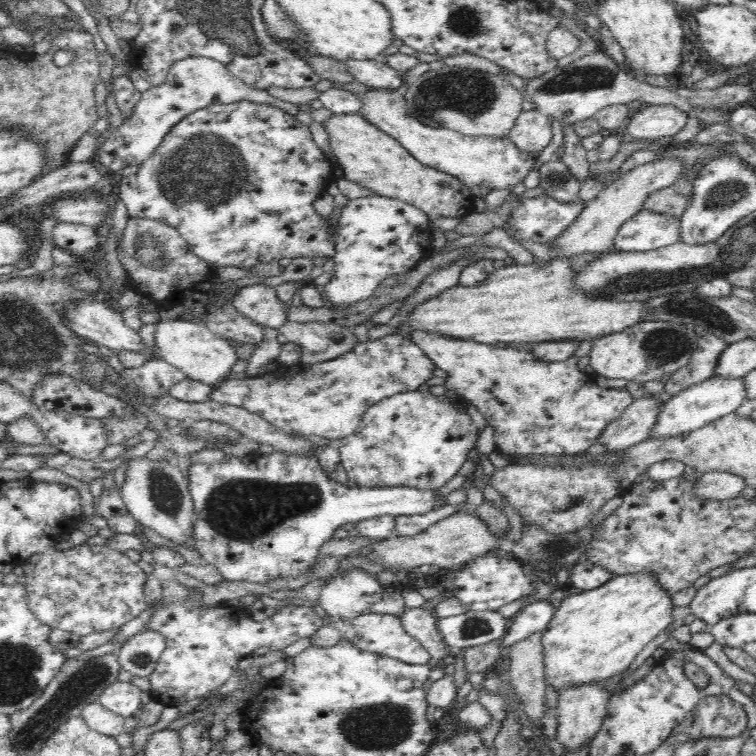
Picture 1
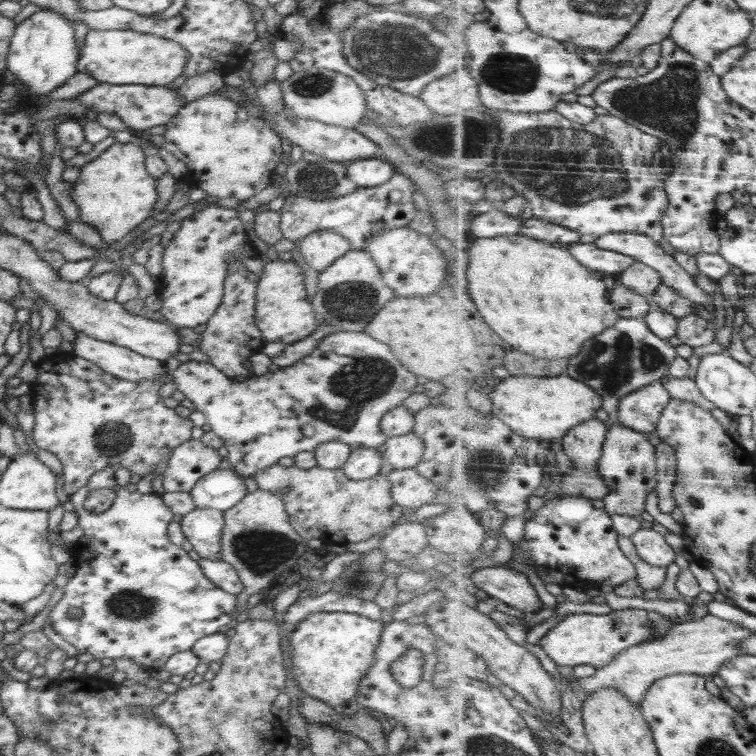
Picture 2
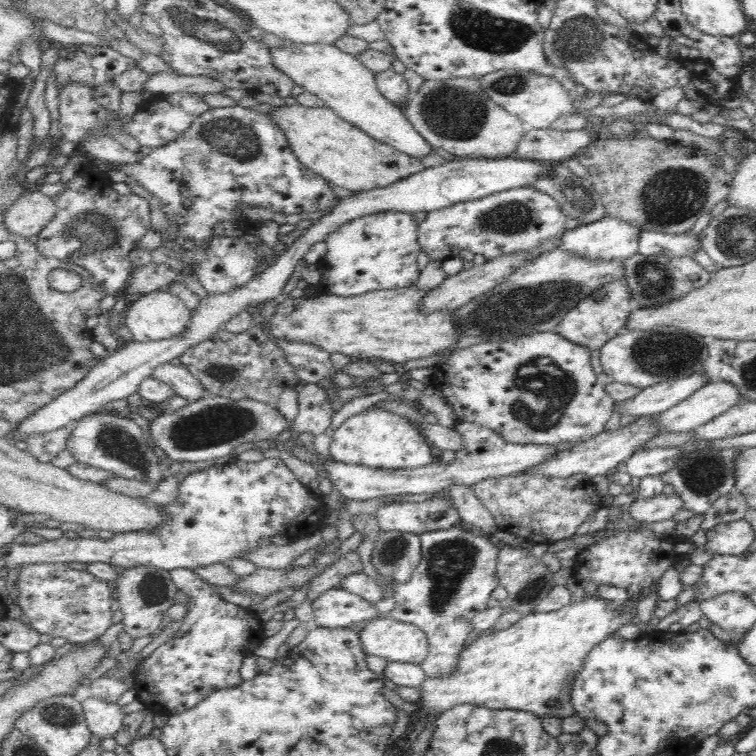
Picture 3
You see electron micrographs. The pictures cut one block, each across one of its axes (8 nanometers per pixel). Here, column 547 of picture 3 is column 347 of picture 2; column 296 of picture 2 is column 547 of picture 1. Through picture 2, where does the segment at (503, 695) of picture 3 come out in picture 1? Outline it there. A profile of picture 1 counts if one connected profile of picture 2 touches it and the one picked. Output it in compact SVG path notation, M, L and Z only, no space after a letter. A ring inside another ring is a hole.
M650 572L614 575L598 588L565 596L548 626L541 631L547 684L560 692L569 687L606 681L626 671L644 646L672 624L675 606L671 603L671 596L659 585L655 574Z

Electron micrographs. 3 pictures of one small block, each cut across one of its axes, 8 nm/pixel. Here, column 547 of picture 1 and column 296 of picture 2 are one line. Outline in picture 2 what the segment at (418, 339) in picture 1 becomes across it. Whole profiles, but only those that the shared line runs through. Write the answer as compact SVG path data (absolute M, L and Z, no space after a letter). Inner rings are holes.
M336 331L318 341L312 353L300 361L275 368L263 375L253 375L238 382L232 381L216 366L208 362L187 361L172 370L176 388L191 400L228 450L225 465L245 478L260 470L276 465L285 457L296 457L302 451L313 451L322 442L338 441L350 446L377 449L385 444L387 436L381 431L380 422L384 414L398 406L416 392L420 378L406 370L398 362L390 347L365 334L365 332Z

